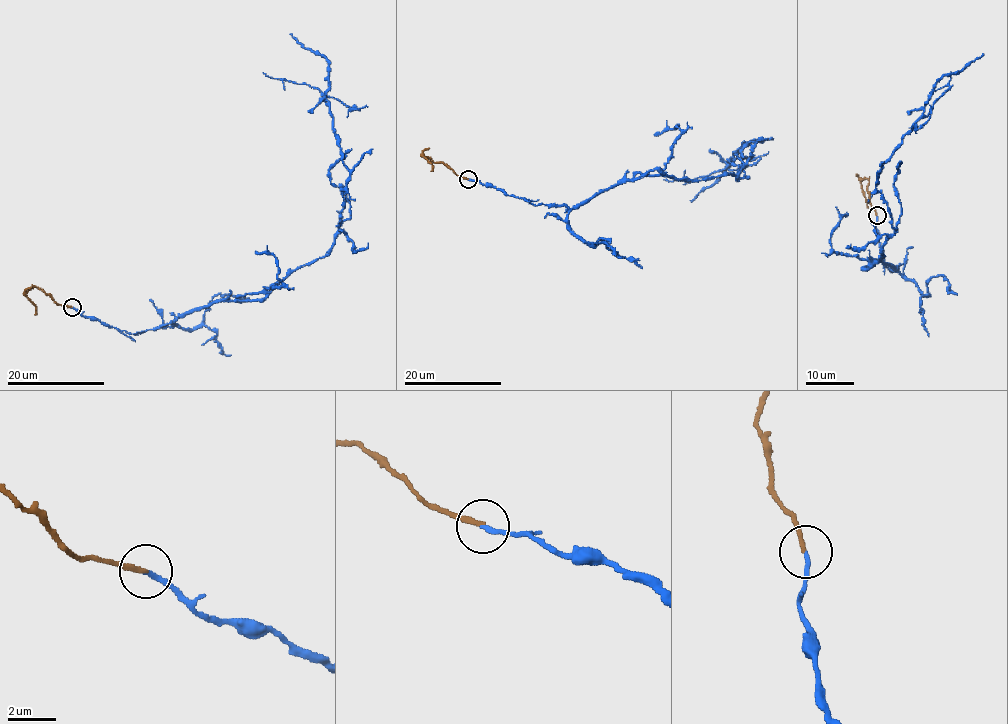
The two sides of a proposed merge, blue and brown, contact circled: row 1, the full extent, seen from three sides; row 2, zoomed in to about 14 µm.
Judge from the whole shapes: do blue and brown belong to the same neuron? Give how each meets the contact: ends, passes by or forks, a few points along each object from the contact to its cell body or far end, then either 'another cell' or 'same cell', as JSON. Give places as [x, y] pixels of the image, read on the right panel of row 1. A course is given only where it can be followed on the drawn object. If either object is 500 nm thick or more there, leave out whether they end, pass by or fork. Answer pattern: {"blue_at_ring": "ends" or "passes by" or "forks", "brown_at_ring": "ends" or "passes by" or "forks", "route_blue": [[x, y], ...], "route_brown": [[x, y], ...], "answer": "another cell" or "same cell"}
{"blue_at_ring": "ends", "brown_at_ring": "ends", "route_blue": [[876, 215], [894, 271], [869, 259], [894, 233], [878, 175], [938, 82], [982, 53]], "route_brown": [[876, 215], [870, 201], [869, 181], [865, 177], [861, 183], [868, 207]], "answer": "same cell"}

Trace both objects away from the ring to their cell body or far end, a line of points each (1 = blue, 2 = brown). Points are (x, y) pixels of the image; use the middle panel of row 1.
1: (468, 179), (537, 205), (579, 207), (637, 173), (737, 178), (749, 141), (690, 200)
2: (468, 179), (424, 155), (432, 165), (430, 171)

